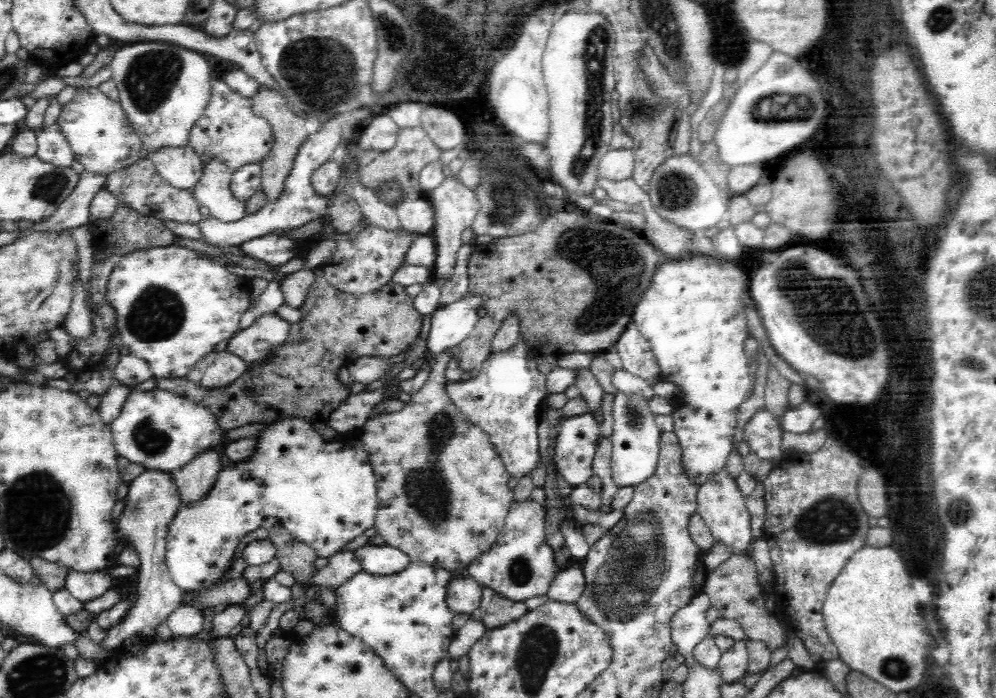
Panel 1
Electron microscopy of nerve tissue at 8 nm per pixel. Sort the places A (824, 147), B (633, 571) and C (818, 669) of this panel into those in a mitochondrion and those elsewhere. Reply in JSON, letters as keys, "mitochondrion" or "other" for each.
{"A":"other","B":"mitochondrion","C":"other"}

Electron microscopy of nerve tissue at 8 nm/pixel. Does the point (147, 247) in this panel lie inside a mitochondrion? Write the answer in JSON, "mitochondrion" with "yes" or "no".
{"mitochondrion":"no"}

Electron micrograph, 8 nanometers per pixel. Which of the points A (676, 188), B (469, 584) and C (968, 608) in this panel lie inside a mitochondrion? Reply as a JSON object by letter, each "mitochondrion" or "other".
{"A":"mitochondrion","B":"other","C":"other"}

